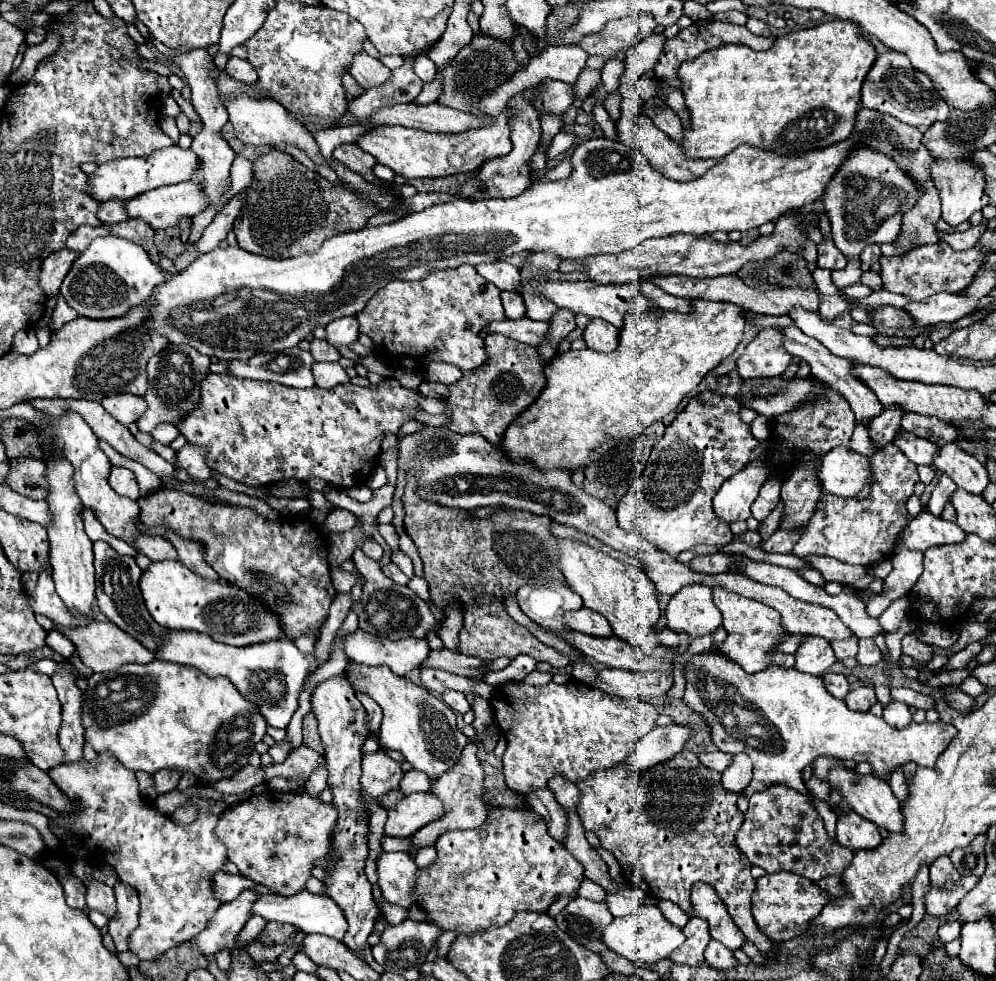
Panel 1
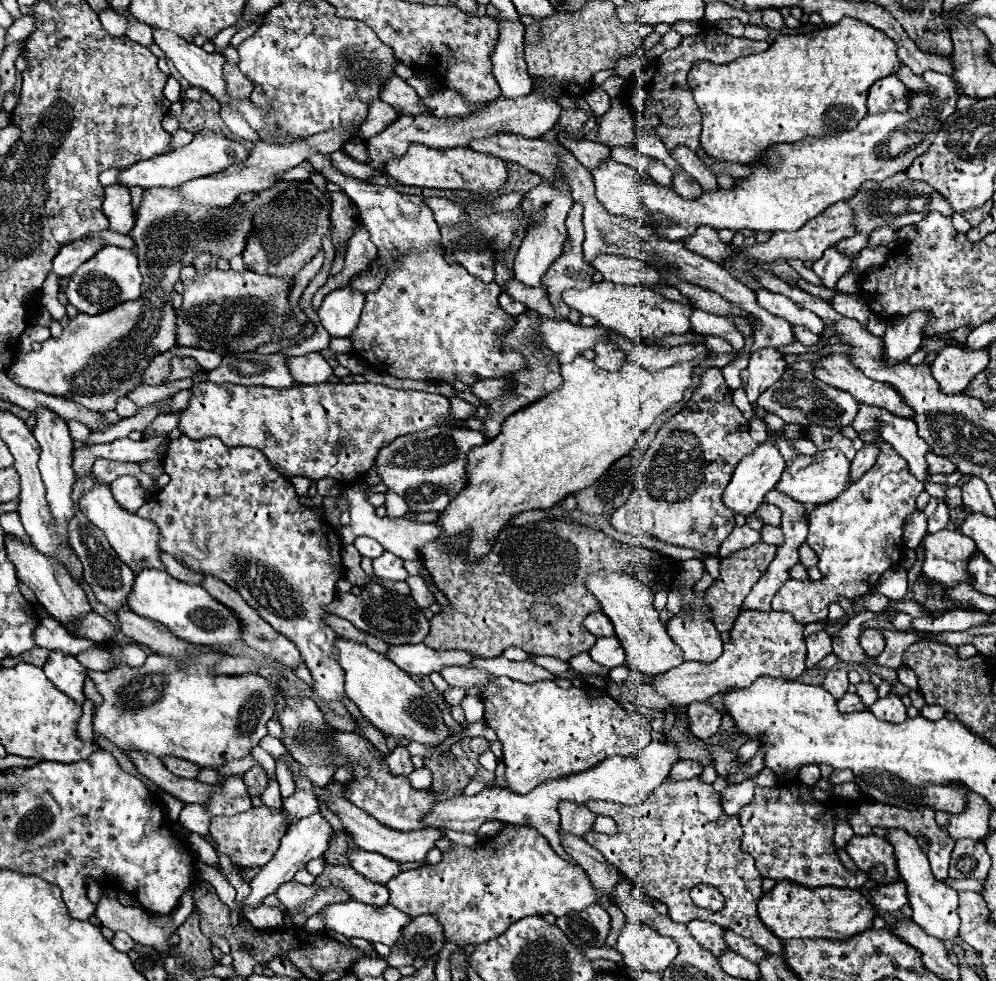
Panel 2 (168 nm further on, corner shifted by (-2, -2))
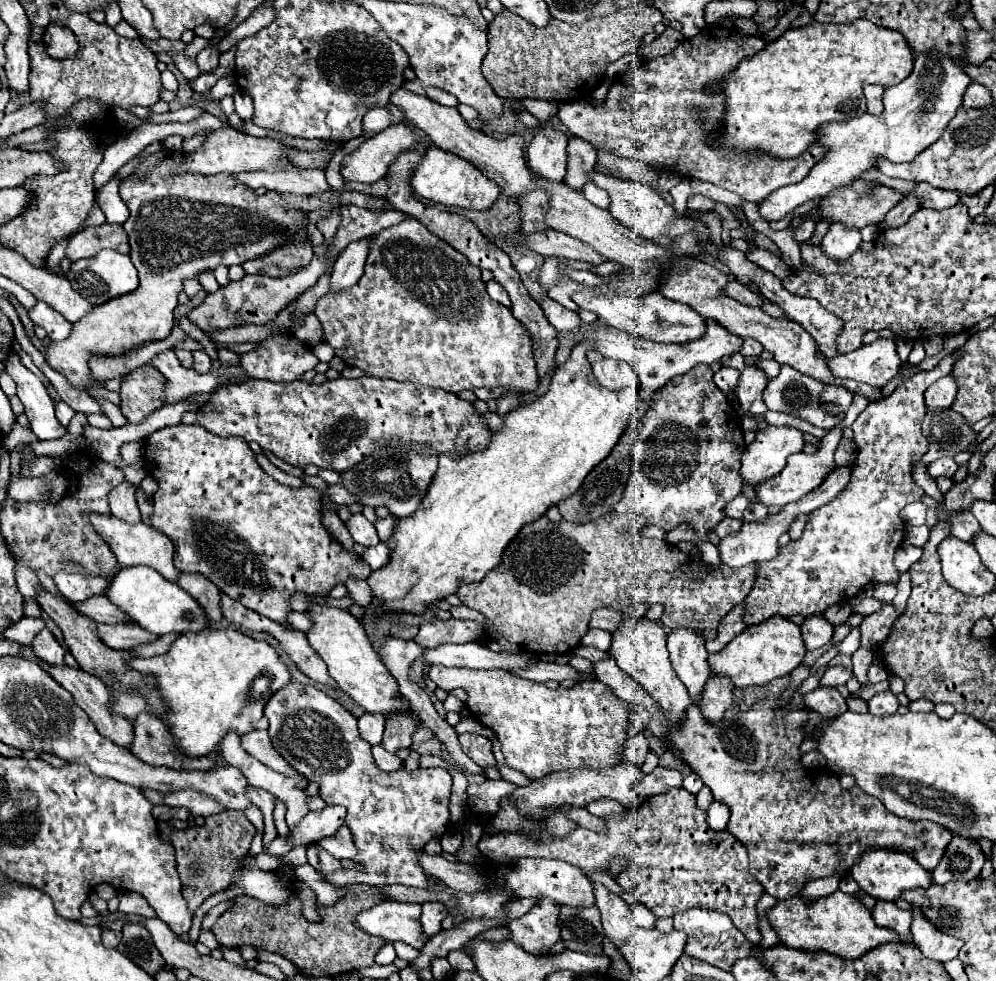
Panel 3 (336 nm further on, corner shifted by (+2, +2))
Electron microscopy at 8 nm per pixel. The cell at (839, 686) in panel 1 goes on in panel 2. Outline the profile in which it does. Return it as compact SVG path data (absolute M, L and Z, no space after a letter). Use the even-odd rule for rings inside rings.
M842 668L842 670L830 670L830 672L826 674L822 686L838 700L838 698L844 696L846 690L848 690L848 672L846 672L844 668Z

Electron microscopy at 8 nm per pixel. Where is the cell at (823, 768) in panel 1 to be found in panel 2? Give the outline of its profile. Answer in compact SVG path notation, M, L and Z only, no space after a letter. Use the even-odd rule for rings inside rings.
M888 832L888 840L894 844L896 858L898 858L898 868L902 874L902 880L906 882L908 888L908 898L912 900L912 920L920 924L930 936L936 936L938 940L954 940L958 936L960 928L960 918L958 918L958 896L956 890L948 888L940 880L936 880L928 868L928 858L924 856L922 848L918 846L916 838L908 836L908 832Z

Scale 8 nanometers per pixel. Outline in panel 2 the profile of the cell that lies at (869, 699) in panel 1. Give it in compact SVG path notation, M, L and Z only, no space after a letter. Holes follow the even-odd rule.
M844 694L838 702L836 702L840 712L858 712L864 710L864 704L860 704L860 696L856 694Z

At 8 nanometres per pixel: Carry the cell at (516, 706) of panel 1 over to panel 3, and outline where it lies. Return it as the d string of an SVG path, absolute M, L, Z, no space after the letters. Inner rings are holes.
M442 664L430 666L430 680L438 688L454 690L464 688L468 694L466 708L474 720L488 726L502 744L504 760L510 768L522 772L526 778L536 780L556 770L568 768L602 768L616 764L628 744L630 710L624 700L618 700L608 686L598 680L584 680L572 688L548 688L546 684L528 682L506 670L468 670L468 668L446 668Z

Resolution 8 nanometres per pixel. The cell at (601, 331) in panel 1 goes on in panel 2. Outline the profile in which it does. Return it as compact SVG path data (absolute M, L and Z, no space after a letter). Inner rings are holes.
M602 340L600 344L596 344L594 352L596 352L596 360L594 362L602 370L618 372L622 368L622 364L624 364L624 354L614 344L610 344L610 342Z

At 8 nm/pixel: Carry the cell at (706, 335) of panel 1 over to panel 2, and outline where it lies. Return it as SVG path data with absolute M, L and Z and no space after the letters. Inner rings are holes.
M578 356L570 364L562 364L560 374L564 382L556 392L508 416L494 440L488 440L486 444L476 446L468 452L466 486L456 498L452 498L448 508L440 512L440 518L436 522L444 530L440 540L452 544L454 548L462 548L472 562L478 562L492 550L492 544L496 542L500 530L504 530L516 514L534 508L548 510L560 504L566 496L592 486L612 462L634 448L640 434L654 422L656 416L682 400L684 390L692 382L696 364L706 358L708 356L698 356L692 362L674 364L658 372L648 371L627 360L618 372L608 372L598 368L584 356Z

